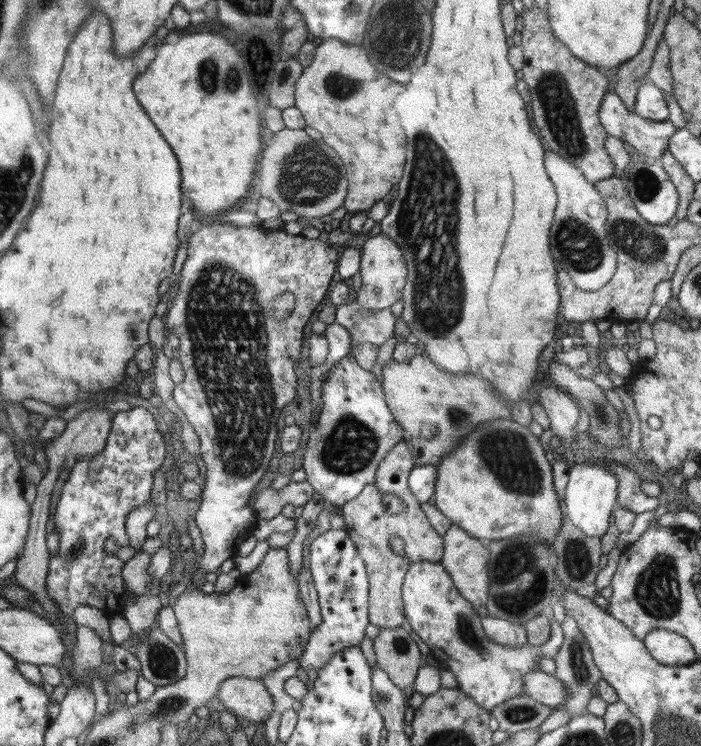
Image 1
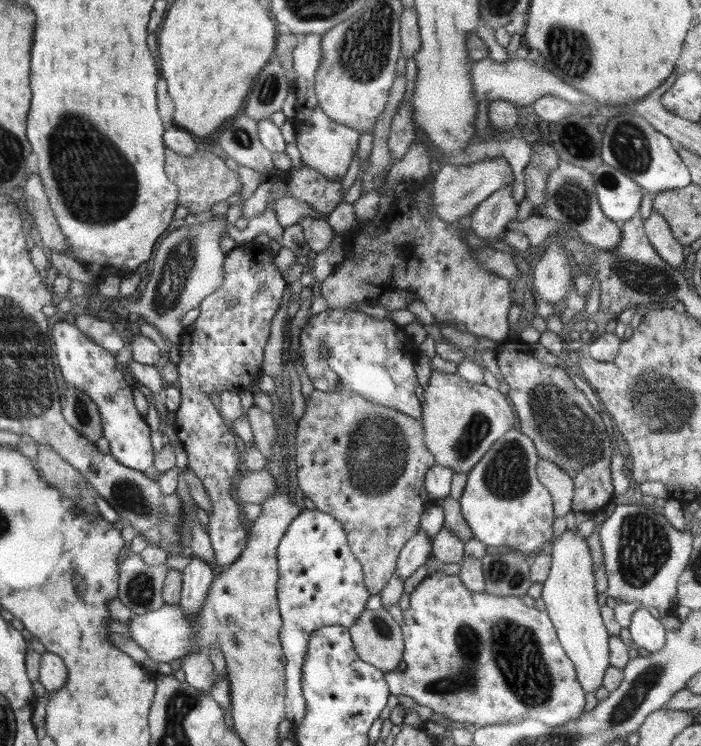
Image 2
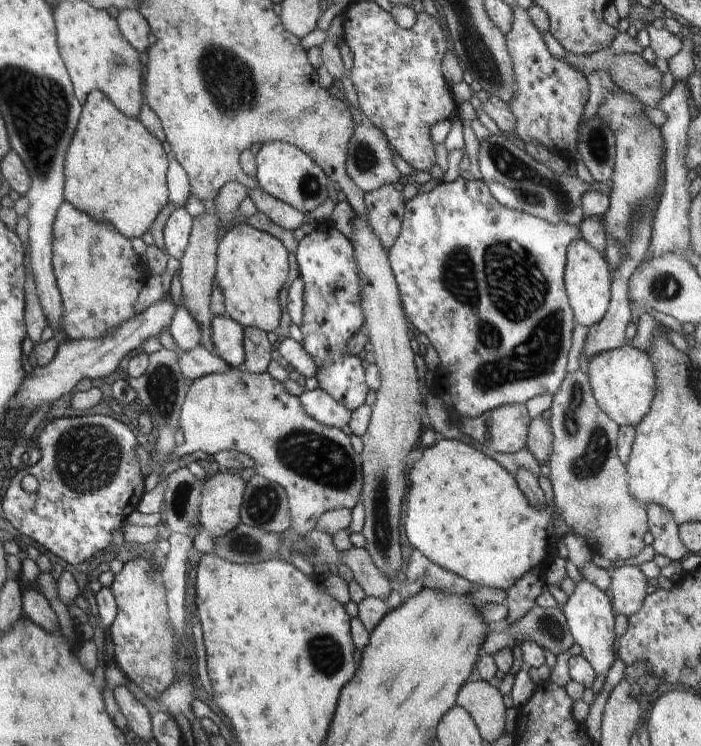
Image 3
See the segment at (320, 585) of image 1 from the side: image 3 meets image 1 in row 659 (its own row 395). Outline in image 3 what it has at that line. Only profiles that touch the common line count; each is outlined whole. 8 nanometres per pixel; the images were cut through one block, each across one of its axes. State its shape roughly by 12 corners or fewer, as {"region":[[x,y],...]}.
{"region":[[323,392],[298,397],[303,412],[326,427],[347,430],[352,411]]}

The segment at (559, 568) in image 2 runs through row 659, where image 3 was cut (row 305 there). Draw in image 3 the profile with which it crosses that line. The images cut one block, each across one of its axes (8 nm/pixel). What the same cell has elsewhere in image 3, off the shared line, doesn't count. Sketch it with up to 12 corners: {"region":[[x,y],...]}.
{"region":[[582,238],[564,283],[575,325],[601,322],[611,300],[606,259]]}

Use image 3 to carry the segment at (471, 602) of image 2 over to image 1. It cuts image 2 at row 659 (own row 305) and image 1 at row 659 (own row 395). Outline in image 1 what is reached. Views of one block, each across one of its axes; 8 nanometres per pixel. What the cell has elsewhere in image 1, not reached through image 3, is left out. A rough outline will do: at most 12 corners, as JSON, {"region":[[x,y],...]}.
{"region":[[441,562],[410,564],[412,630],[444,654],[458,689],[491,711],[524,695],[564,642],[502,645]]}

